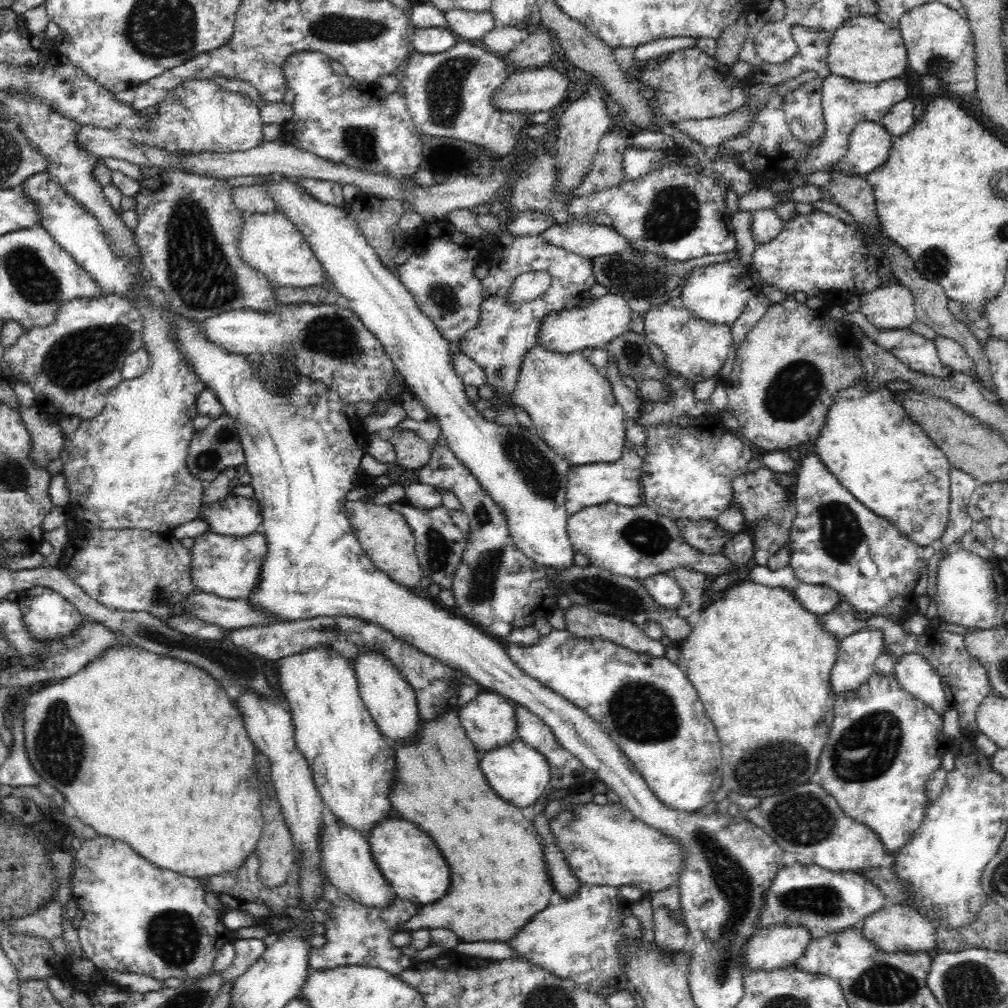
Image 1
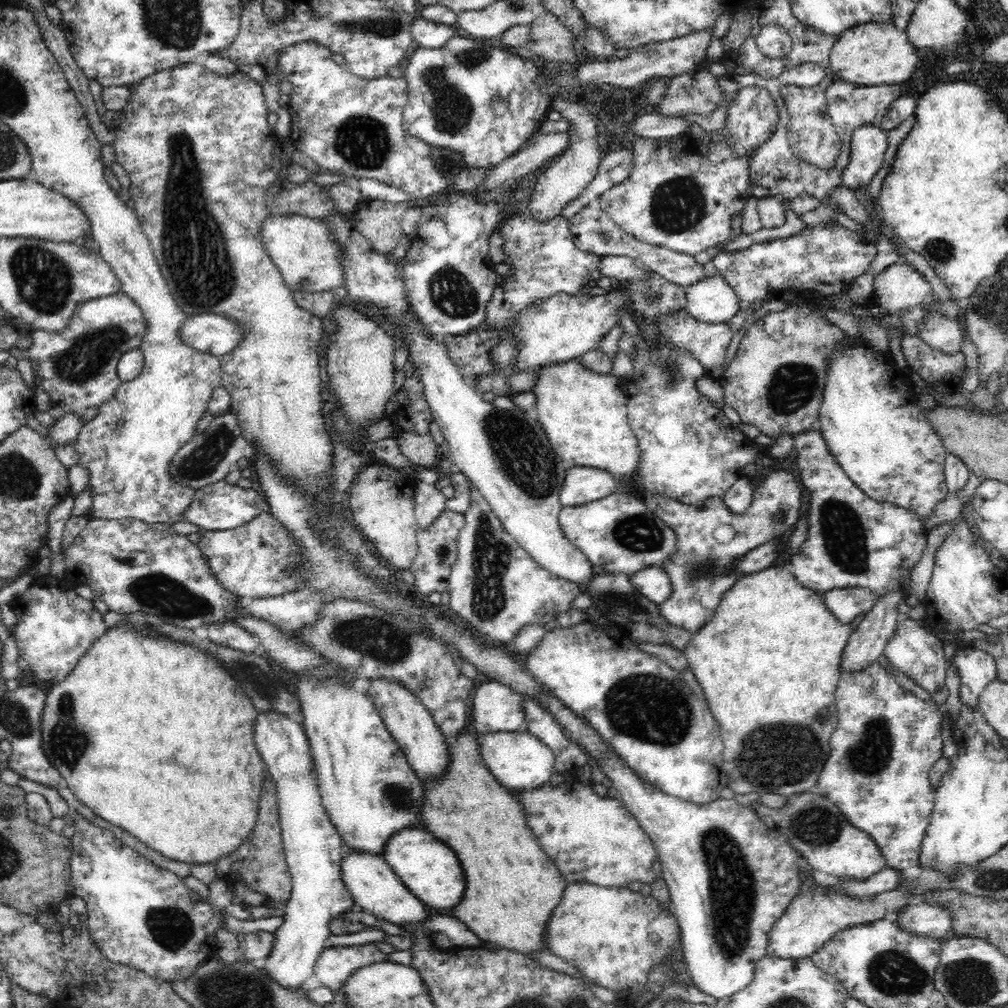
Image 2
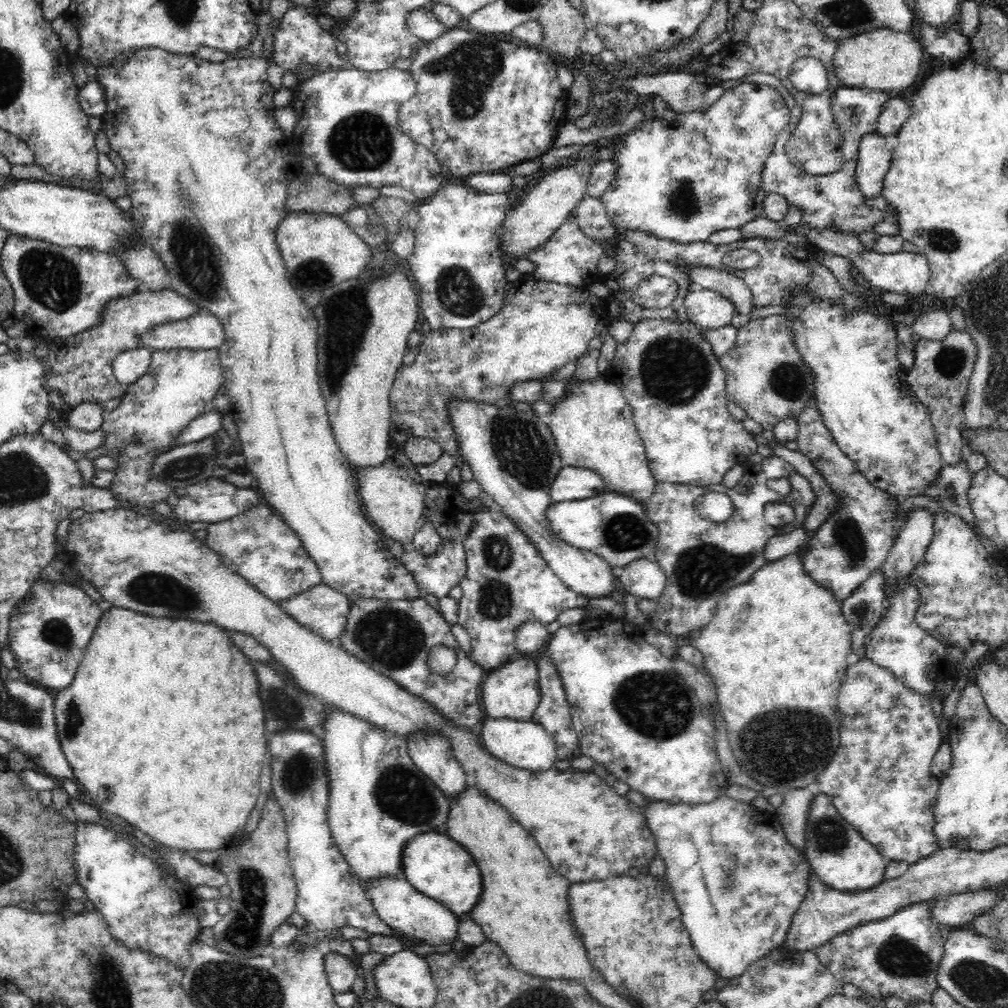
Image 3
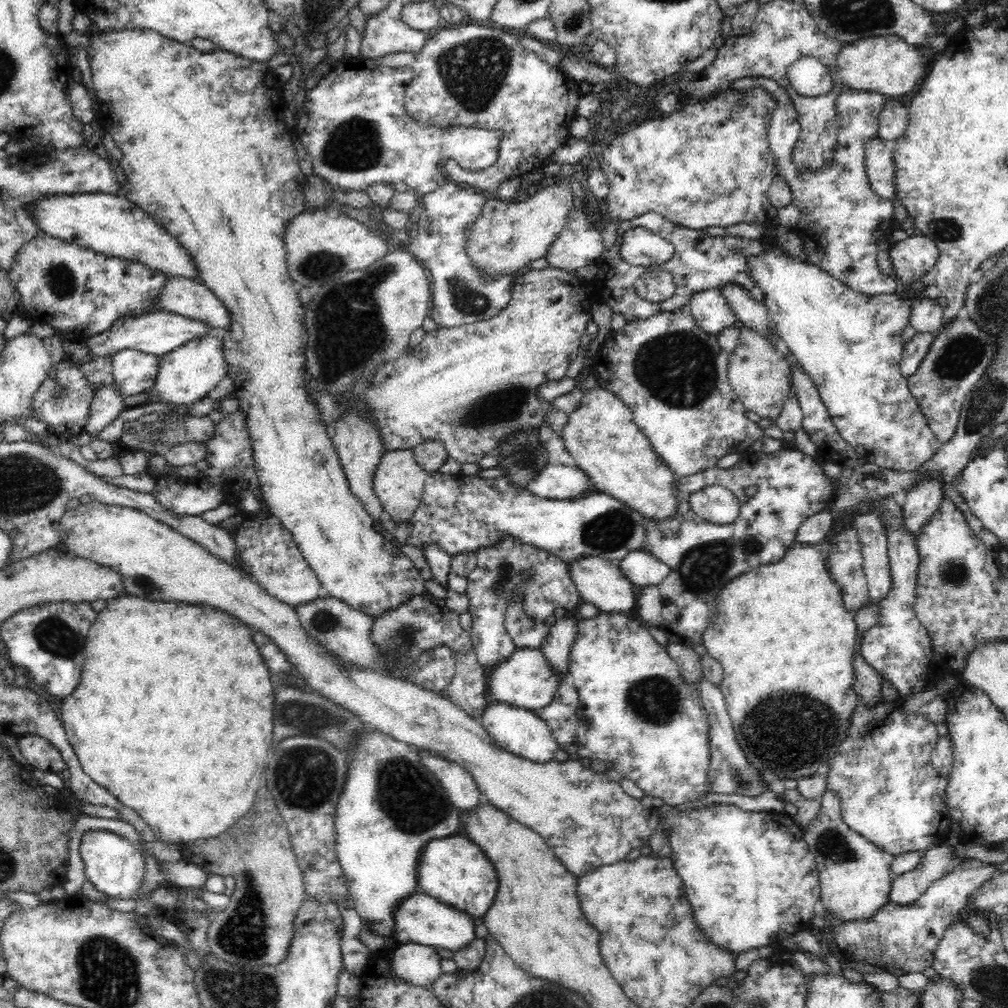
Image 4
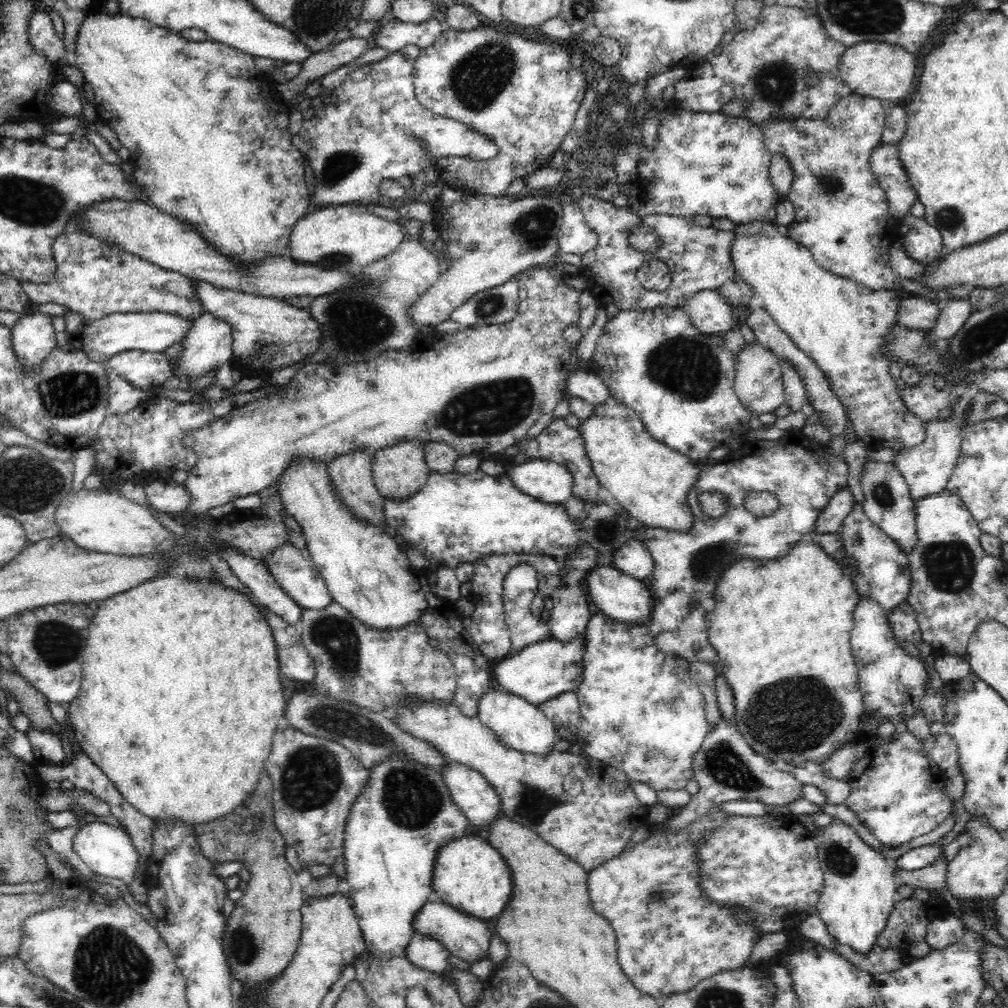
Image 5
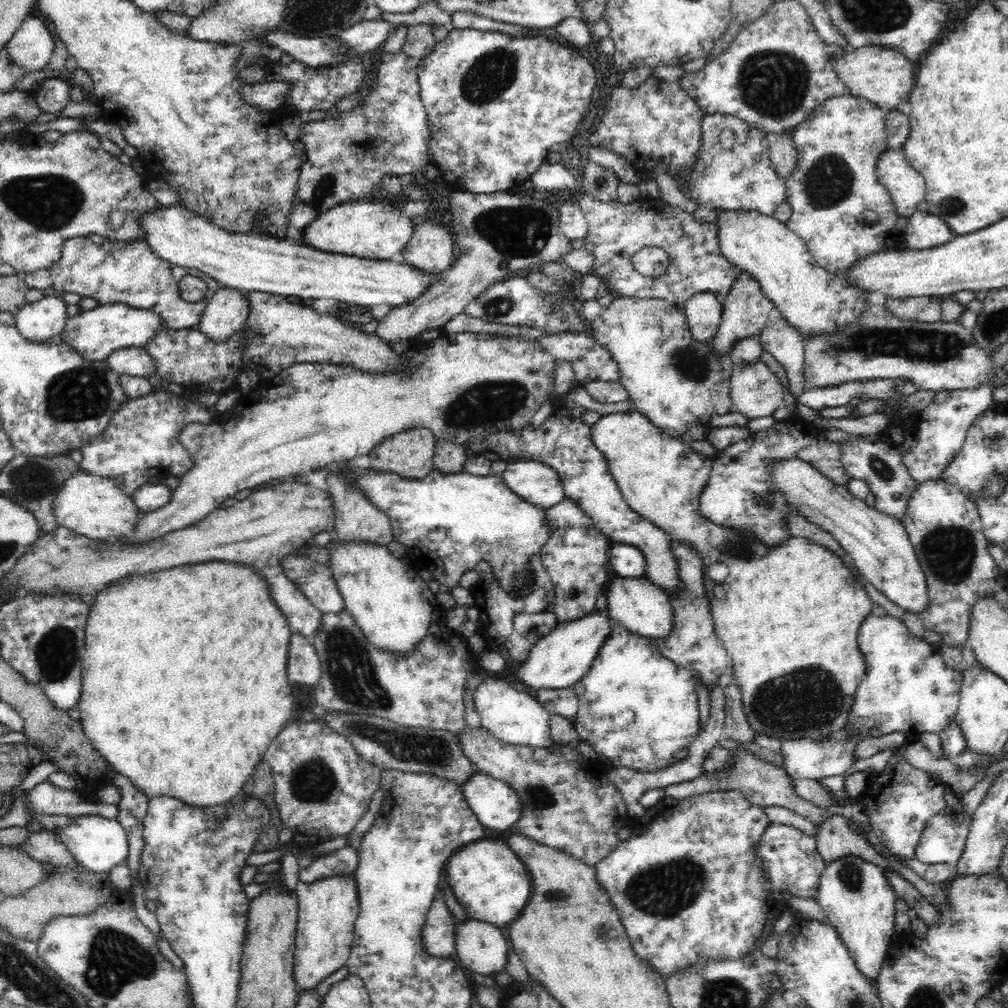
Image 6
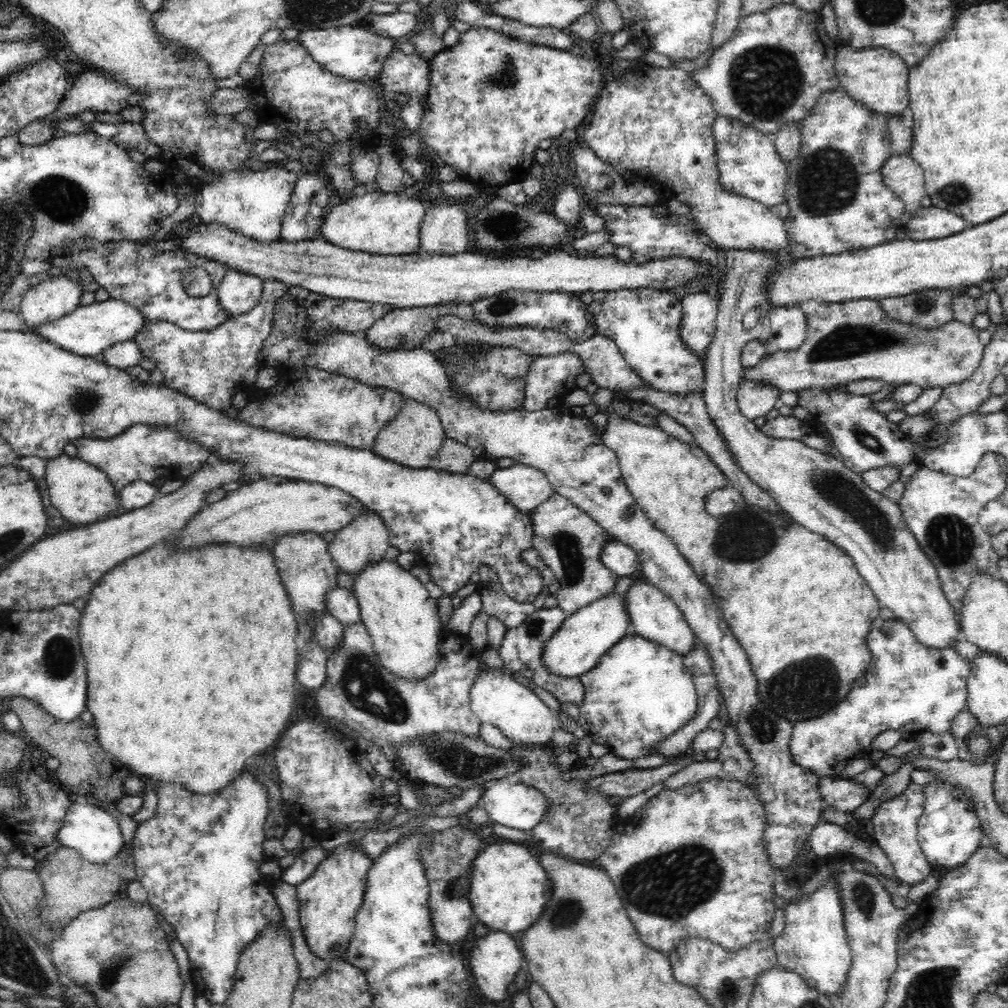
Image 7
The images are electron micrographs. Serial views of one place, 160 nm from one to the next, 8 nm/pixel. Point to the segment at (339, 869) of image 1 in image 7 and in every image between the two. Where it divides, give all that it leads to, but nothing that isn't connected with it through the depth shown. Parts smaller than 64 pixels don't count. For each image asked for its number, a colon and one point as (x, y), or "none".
2: (374, 886)
3: (398, 904)
4: (423, 920)
5: (468, 938)
6: (482, 947)
7: (495, 959)

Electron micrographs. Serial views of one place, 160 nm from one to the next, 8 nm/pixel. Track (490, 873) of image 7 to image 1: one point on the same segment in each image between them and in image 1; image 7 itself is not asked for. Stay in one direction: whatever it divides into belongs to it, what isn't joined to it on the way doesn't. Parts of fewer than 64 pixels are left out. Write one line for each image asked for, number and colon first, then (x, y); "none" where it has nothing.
1: (410, 862)
2: (430, 870)
3: (437, 867)
4: (453, 870)
5: (470, 874)
6: (487, 878)

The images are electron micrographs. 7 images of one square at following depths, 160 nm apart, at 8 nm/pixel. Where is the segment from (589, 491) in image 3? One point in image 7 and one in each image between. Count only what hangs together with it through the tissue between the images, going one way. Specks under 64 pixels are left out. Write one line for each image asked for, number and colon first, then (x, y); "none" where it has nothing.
4: (553, 482)
5: (546, 481)
6: (540, 485)
7: (525, 487)

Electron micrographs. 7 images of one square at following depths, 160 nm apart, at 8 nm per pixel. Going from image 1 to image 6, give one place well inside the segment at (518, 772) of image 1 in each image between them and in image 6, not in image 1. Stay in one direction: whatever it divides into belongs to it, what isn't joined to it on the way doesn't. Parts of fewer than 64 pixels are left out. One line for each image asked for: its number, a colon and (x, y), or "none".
2: (519, 761)
3: (522, 743)
4: (522, 732)
5: (519, 724)
6: (515, 717)

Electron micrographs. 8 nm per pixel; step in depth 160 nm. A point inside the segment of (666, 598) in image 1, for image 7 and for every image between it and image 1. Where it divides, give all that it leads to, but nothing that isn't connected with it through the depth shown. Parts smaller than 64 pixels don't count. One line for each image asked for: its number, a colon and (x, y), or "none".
2: (653, 582)
3: (643, 577)
4: (641, 568)
5: (634, 559)
6: (627, 561)
7: (617, 556)

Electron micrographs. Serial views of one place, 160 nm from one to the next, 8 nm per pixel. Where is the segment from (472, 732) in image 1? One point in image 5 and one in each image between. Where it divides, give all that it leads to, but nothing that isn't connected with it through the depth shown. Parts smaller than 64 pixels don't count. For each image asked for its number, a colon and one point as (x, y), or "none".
2: (495, 707)
3: (511, 691)
4: (526, 679)
5: (546, 669)

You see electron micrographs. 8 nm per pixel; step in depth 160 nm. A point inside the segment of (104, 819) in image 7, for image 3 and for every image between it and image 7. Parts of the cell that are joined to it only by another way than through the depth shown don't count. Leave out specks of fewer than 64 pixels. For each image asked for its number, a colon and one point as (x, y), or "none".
3: (147, 909)
4: (114, 866)
5: (107, 850)
6: (98, 844)

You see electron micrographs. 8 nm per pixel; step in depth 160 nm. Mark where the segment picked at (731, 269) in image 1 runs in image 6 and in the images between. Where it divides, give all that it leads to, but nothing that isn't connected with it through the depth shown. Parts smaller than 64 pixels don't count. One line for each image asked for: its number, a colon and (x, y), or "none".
2: (713, 301)
3: (708, 309)
4: (710, 309)
5: (711, 314)
6: (703, 311)

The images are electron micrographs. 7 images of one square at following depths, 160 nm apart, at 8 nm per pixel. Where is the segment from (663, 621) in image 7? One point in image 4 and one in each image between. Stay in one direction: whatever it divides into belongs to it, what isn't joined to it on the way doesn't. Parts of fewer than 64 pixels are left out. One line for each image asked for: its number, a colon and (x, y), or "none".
4: (599, 581)
5: (618, 596)
6: (639, 605)

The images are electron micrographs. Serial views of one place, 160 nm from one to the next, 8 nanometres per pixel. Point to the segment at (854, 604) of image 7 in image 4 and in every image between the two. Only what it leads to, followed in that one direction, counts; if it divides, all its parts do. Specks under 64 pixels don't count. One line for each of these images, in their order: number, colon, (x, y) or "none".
4: (785, 641)
5: (781, 629)
6: (794, 609)

